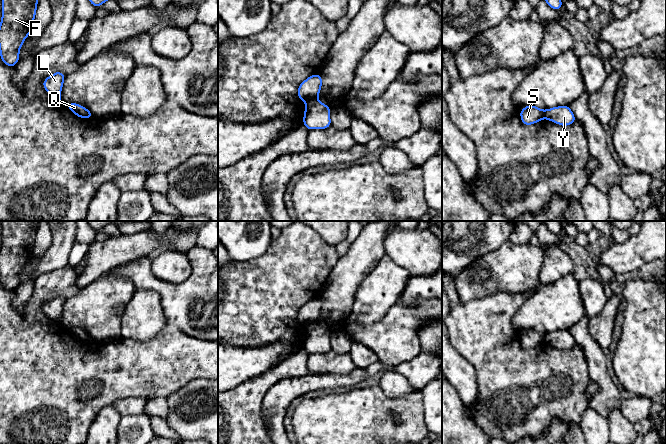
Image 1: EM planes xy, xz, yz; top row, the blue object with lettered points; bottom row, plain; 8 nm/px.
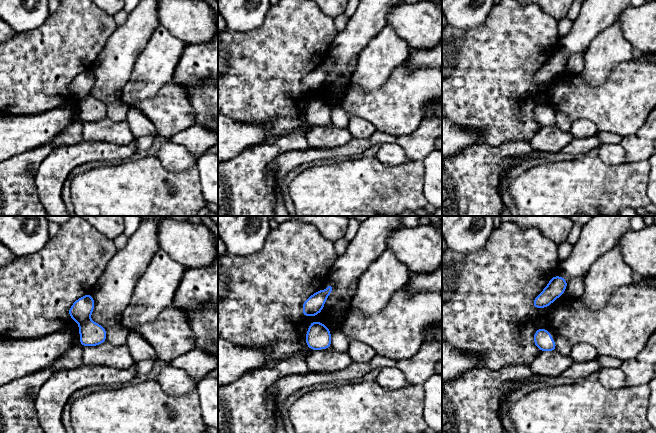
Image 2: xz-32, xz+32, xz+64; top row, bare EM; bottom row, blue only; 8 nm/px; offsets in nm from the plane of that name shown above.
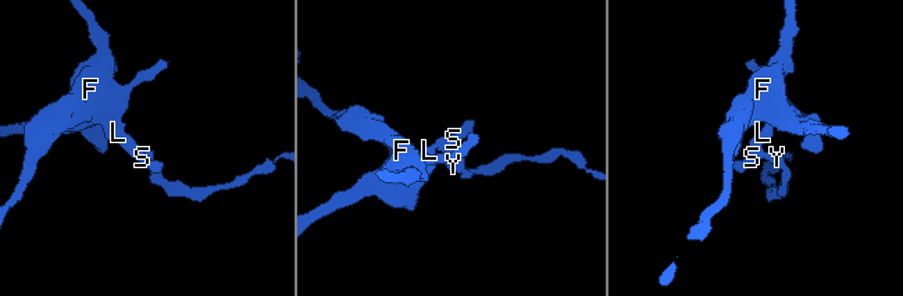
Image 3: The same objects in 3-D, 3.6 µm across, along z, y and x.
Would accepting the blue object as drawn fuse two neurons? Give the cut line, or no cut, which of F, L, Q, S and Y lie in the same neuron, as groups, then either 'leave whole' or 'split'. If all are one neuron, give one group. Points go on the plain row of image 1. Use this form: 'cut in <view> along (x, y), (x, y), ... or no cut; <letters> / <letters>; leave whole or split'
cut in xz along (315, 321), (306, 326); F L Q S / Y; split

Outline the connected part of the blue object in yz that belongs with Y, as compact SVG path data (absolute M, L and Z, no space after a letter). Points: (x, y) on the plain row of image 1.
M559 330L547 333L544 337L544 342L562 350L571 349L576 344L569 330Z

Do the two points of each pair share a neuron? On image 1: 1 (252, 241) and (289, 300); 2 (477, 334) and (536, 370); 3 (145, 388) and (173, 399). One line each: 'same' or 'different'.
1: different
2: same
3: different

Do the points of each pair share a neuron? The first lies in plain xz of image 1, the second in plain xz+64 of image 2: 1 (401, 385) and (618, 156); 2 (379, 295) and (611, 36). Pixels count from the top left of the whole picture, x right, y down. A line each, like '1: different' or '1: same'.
1: same
2: same

